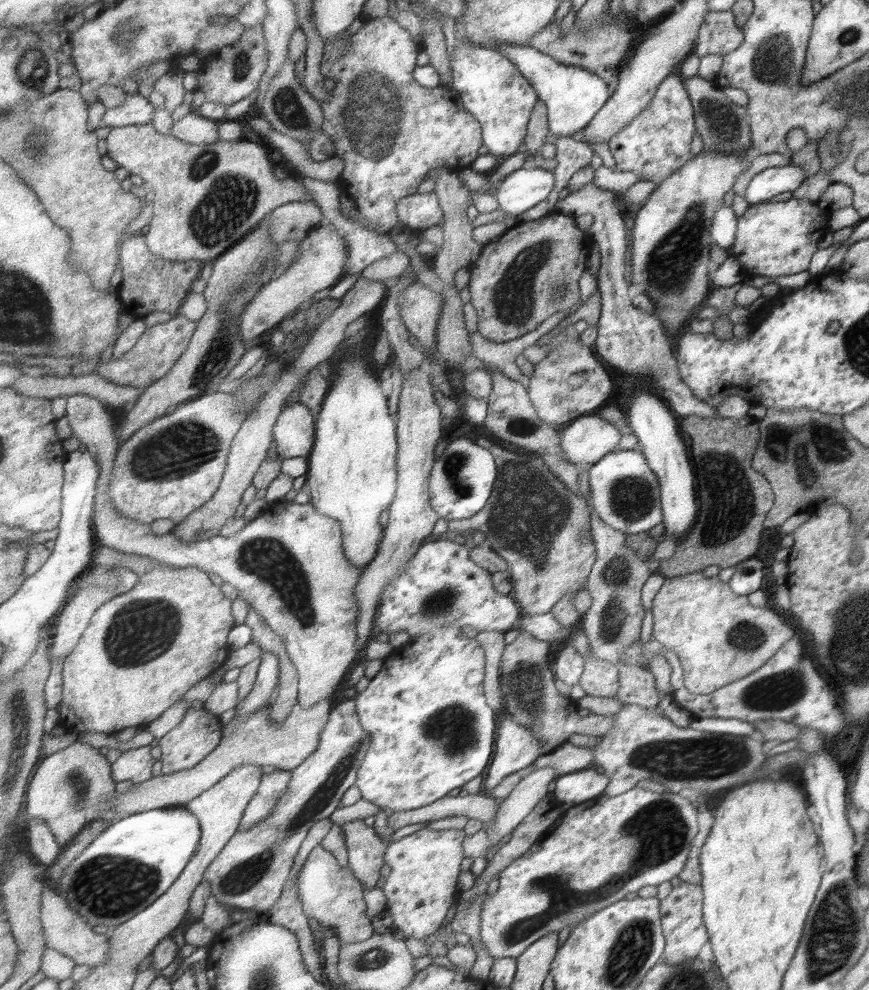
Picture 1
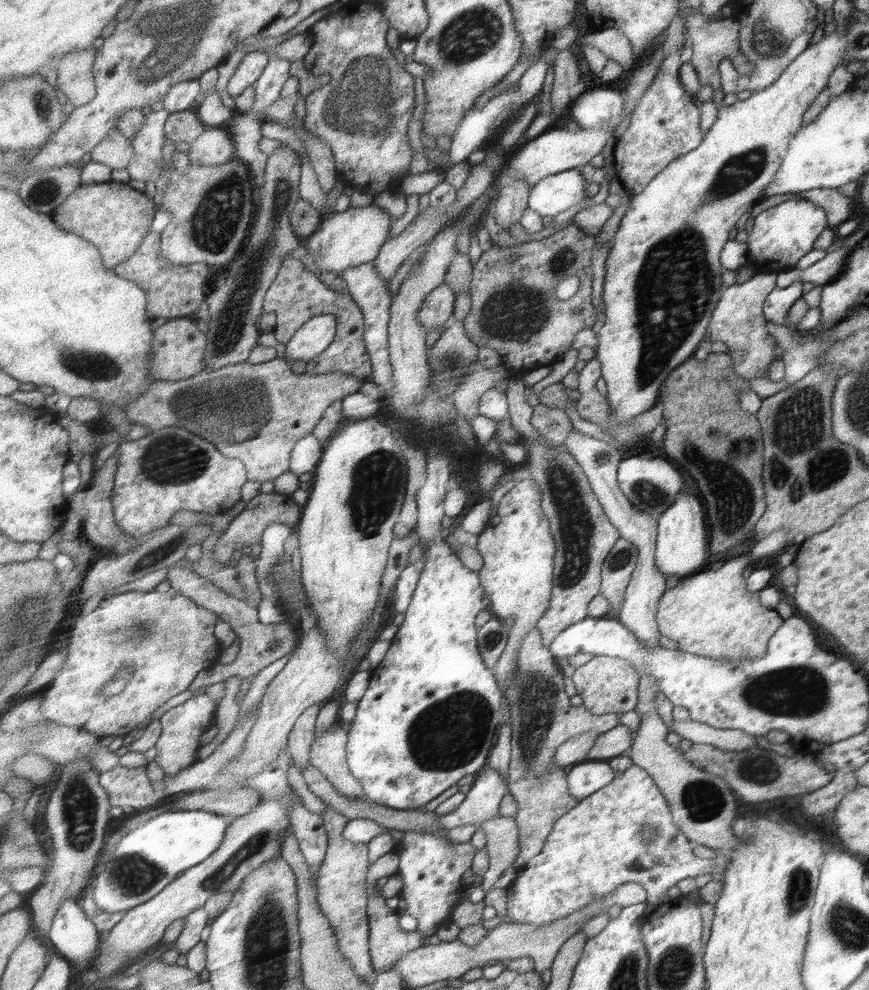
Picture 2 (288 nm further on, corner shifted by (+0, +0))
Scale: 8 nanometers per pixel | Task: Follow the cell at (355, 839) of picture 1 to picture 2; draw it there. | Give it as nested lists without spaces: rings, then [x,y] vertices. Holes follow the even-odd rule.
[[[391,852],[391,854],[385,854],[381,860],[377,860],[375,864],[371,864],[369,868],[369,876],[367,876],[367,888],[369,888],[369,914],[371,914],[371,952],[373,952],[373,958],[375,958],[375,968],[381,972],[381,970],[387,970],[391,968],[395,962],[399,962],[405,954],[417,950],[423,946],[423,938],[425,934],[421,932],[405,932],[401,930],[399,926],[399,910],[393,910],[387,906],[387,900],[383,894],[377,894],[375,886],[381,888],[381,884],[389,878],[389,876],[397,876],[401,870],[401,854],[397,852]]]

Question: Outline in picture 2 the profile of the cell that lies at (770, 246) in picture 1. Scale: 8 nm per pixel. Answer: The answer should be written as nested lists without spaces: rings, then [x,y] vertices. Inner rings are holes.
[[[785,200],[757,214],[753,222],[755,224],[751,226],[745,242],[749,250],[749,262],[753,266],[755,264],[763,266],[765,272],[781,272],[781,270],[793,268],[797,260],[813,248],[813,242],[827,226],[827,214],[825,214],[825,208],[809,200]]]

